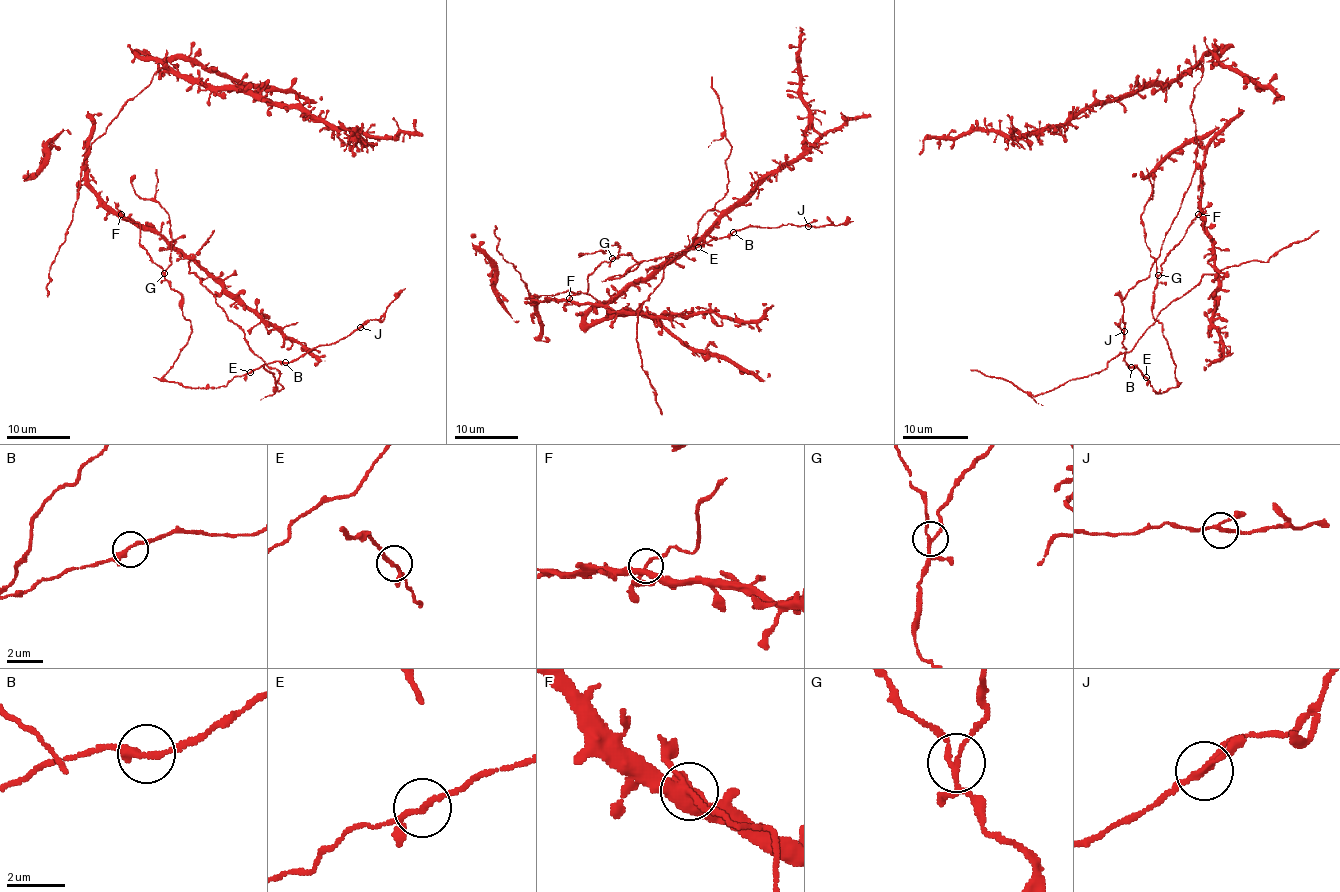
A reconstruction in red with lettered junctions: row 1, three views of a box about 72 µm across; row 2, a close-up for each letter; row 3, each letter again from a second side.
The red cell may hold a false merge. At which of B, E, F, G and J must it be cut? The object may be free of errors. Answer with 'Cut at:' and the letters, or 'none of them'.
Cut at: G

